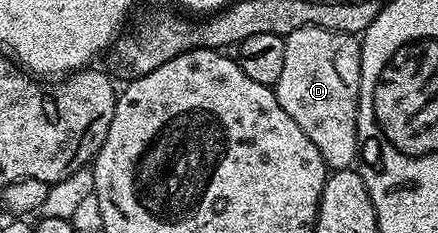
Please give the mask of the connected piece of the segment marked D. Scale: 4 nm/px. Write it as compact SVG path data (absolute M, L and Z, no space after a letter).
M304 26L284 35L283 72L275 93L283 112L319 148L330 171L348 170L358 161L357 101L361 83L361 43L354 35Z

